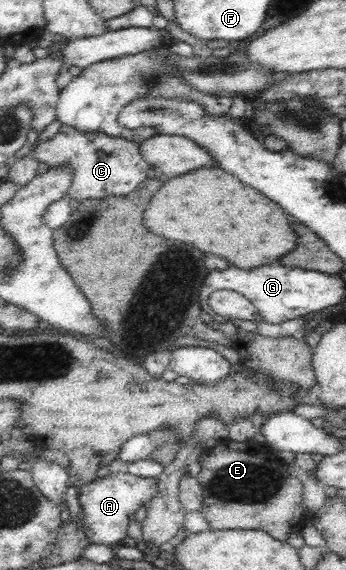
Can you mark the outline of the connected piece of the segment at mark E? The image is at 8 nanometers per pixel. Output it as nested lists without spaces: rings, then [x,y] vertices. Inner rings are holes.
[[[230,441],[208,449],[198,461],[201,469],[197,477],[204,495],[201,511],[208,521],[210,530],[256,529],[278,540],[286,541],[288,534],[299,530],[307,519],[307,508],[303,503],[303,482],[290,473],[286,458],[270,458],[264,446],[259,446],[256,442]]]

